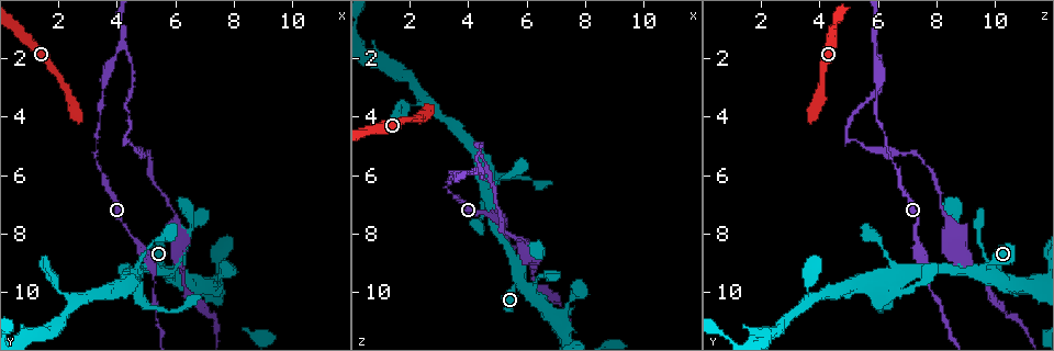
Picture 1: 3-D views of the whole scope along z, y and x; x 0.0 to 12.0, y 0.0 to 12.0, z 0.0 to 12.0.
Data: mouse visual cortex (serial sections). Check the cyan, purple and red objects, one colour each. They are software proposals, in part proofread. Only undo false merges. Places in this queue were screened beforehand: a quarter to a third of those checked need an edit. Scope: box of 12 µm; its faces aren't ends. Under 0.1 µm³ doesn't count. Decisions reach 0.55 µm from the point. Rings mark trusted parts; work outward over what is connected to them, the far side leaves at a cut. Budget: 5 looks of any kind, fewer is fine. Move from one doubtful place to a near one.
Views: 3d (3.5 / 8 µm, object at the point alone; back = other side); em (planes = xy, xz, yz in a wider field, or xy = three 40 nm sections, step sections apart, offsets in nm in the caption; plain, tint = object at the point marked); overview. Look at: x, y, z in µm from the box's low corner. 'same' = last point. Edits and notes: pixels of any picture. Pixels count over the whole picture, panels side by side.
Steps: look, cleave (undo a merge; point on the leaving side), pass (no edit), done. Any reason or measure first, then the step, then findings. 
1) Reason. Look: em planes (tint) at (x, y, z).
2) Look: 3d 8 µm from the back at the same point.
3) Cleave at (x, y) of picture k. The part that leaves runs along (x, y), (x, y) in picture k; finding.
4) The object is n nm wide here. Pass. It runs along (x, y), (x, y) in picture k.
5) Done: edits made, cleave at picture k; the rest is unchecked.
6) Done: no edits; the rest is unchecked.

Sharp bend. Look: 3d 3.5 µm from the back at (6.0, 9.4, 9.9).

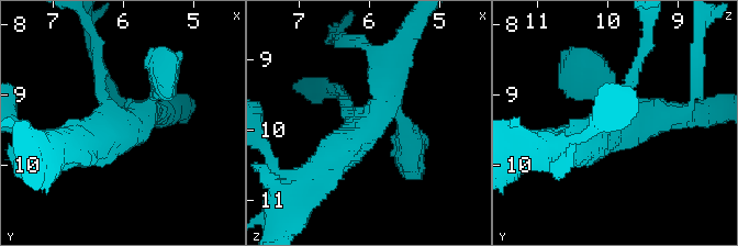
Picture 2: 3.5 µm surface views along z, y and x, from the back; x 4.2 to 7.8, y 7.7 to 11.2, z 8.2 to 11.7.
Look: em xy step 2 (tint) at (6.00, 9.45, 9.90).

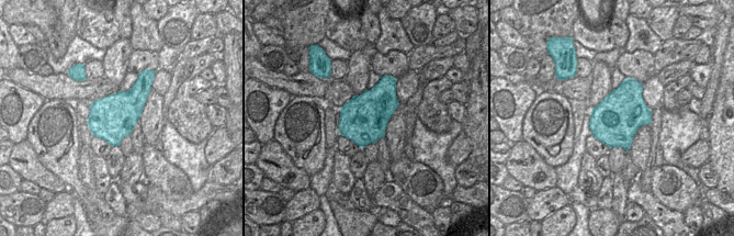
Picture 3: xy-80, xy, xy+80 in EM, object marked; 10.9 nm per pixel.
Look: em xy step 1 (tint) at the same point.

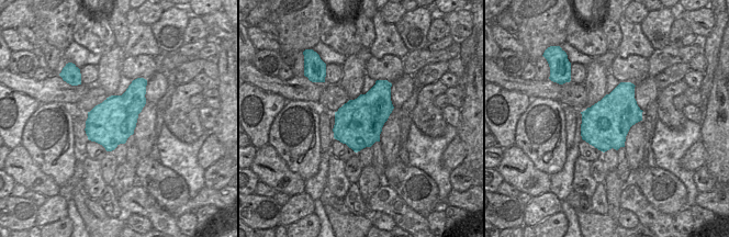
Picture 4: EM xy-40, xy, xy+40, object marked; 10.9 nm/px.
The object is 550 nm wide here. Pass. It runs along (158, 91), (124, 125), (97, 64) in picture 2; all the same cell.

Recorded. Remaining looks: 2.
Thick turns thin. Look: em xy step 3 (tint) at (4.2, 1.5, 5.9).

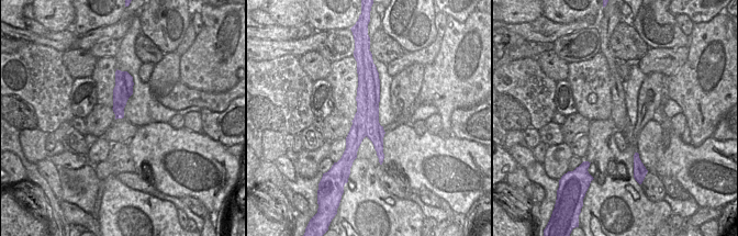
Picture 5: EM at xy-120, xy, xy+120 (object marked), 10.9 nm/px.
Wider look. Look: 3d 3.5 µm at the same point.

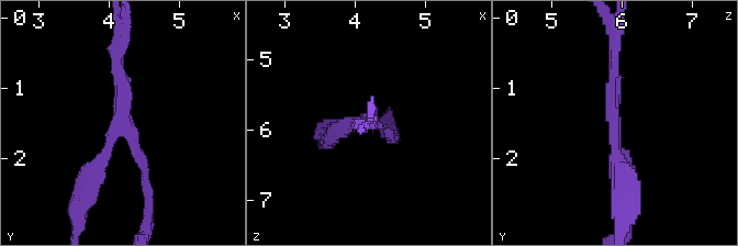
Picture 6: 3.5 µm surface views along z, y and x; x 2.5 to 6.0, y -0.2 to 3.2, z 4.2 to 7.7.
The arms are 150, 150, 300 nm wide. Cleave at (143, 167) of picture 6. The part that leaves runs along (130, 137), (149, 191), (146, 228) in picture 6; two cells meet here.

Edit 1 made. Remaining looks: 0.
Done: edits made, cleave at picture 6; the rest is unchecked.

